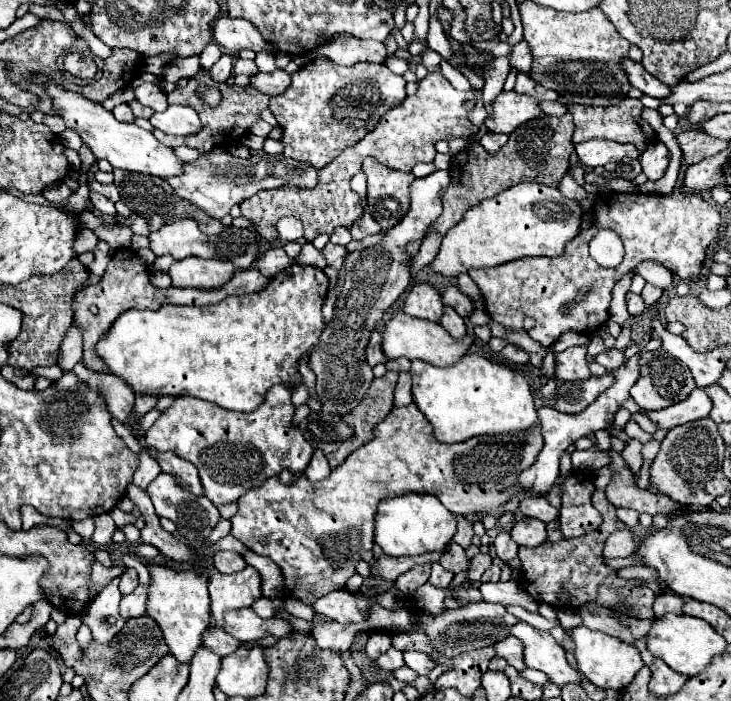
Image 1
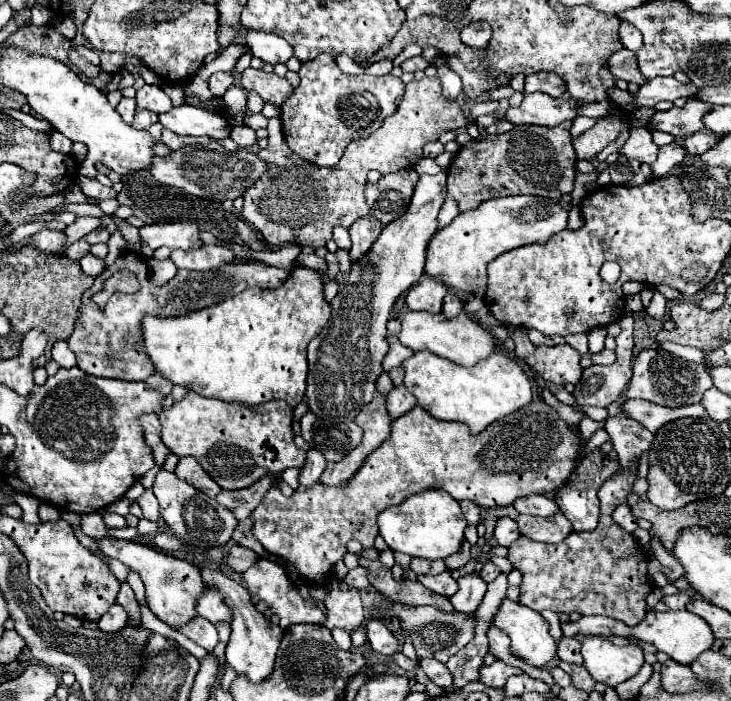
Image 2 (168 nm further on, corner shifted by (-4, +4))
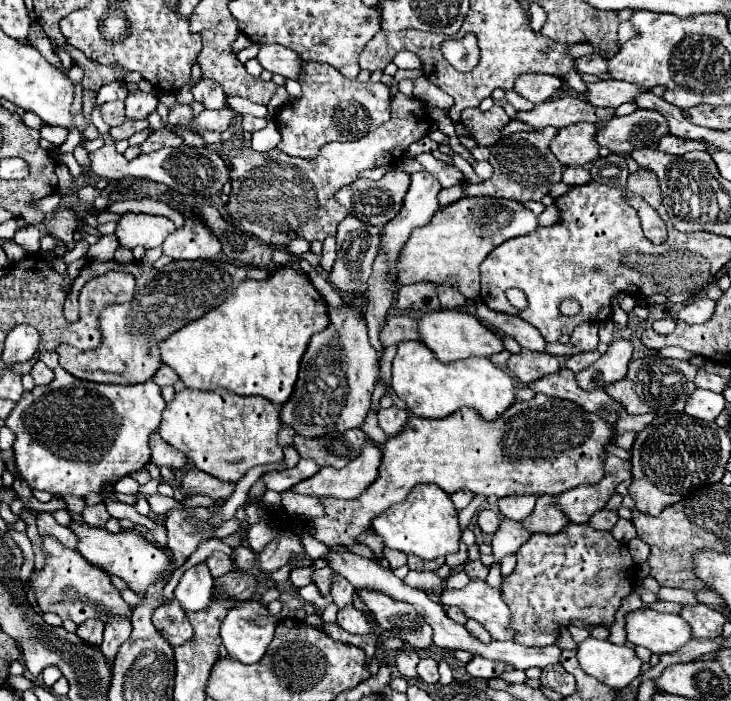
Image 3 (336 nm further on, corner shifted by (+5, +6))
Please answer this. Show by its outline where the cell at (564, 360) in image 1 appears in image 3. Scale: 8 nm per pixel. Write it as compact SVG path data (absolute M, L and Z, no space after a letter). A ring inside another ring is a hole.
M522 350L518 354L512 354L506 366L516 378L520 378L526 384L560 370L560 362L556 356L550 356L546 352L532 352L532 350Z

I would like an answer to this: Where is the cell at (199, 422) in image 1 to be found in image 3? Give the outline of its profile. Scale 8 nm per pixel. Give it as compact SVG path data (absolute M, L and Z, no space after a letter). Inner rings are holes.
M182 390L166 404L158 434L164 442L178 448L202 472L222 482L236 484L250 468L282 462L284 452L278 444L280 406L262 396L238 396L228 390L200 392Z

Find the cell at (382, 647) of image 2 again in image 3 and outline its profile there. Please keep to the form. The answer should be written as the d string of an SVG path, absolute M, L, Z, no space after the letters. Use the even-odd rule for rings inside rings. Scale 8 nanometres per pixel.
M346 606L346 608L342 608L338 612L338 626L342 626L344 630L348 630L350 634L358 634L358 636L374 632L372 626L368 624L366 616L360 610L352 608L352 606Z

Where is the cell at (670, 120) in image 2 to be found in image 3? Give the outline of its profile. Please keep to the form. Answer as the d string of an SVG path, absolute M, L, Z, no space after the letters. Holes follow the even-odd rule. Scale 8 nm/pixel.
M636 110L628 116L614 116L606 128L598 130L598 144L610 152L632 152L652 142L658 144L658 140L668 134L668 122L660 112Z

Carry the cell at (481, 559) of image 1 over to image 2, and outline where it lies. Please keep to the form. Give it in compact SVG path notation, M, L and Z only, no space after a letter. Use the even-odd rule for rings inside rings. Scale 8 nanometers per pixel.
M469 574L459 580L459 590L457 594L451 596L451 604L457 612L473 614L479 608L485 596L485 590L487 590L487 584L477 574Z

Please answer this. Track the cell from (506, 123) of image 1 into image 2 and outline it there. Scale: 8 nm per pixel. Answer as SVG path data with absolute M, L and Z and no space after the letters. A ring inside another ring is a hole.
M525 94L519 108L507 110L507 120L513 124L537 124L553 128L565 120L573 120L577 116L579 102L573 98L551 98L547 94Z

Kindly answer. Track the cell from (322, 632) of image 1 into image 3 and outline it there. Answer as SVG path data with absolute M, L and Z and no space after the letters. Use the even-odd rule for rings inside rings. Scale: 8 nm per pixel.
M336 576L334 588L332 588L332 602L334 602L338 608L352 606L352 596L354 596L354 586L352 586L346 578Z

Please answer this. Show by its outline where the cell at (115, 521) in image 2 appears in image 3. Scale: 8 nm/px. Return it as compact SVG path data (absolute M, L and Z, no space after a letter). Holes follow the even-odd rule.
M100 502L98 506L92 506L92 508L86 506L82 516L84 516L86 524L90 524L90 526L104 526L110 520L110 514L108 514L104 502Z

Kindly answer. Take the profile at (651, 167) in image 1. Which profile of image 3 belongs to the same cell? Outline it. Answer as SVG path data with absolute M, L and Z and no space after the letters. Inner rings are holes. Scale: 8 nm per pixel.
M664 136L658 142L658 150L666 152L666 154L674 154L674 156L682 156L690 150L708 150L708 146L704 142L696 142L696 140L684 140L684 138L676 138L676 136Z

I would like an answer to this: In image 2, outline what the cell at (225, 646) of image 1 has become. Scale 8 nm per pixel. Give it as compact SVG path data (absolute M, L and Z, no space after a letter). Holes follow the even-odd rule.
M193 618L193 620L189 620L185 626L171 626L173 630L177 630L177 632L181 632L183 636L187 636L189 640L193 640L197 646L201 646L201 648L205 648L207 652L213 652L213 648L217 646L217 642L219 642L219 636L217 636L217 628L211 624L211 622L207 622L205 618Z

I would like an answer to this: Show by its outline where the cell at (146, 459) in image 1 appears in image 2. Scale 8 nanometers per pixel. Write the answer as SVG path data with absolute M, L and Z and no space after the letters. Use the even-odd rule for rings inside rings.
M145 490L145 494L137 500L137 504L143 510L143 518L147 518L151 522L159 522L159 518L161 518L161 514L159 514L159 502L157 502L153 490Z

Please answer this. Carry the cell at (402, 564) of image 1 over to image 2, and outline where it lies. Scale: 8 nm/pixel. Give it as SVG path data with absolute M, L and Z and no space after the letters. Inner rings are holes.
M357 566L357 568L353 568L353 570L349 570L349 572L345 574L343 582L345 582L347 586L351 586L351 588L365 590L365 588L369 588L369 582L367 582L367 570L363 570L361 566Z

